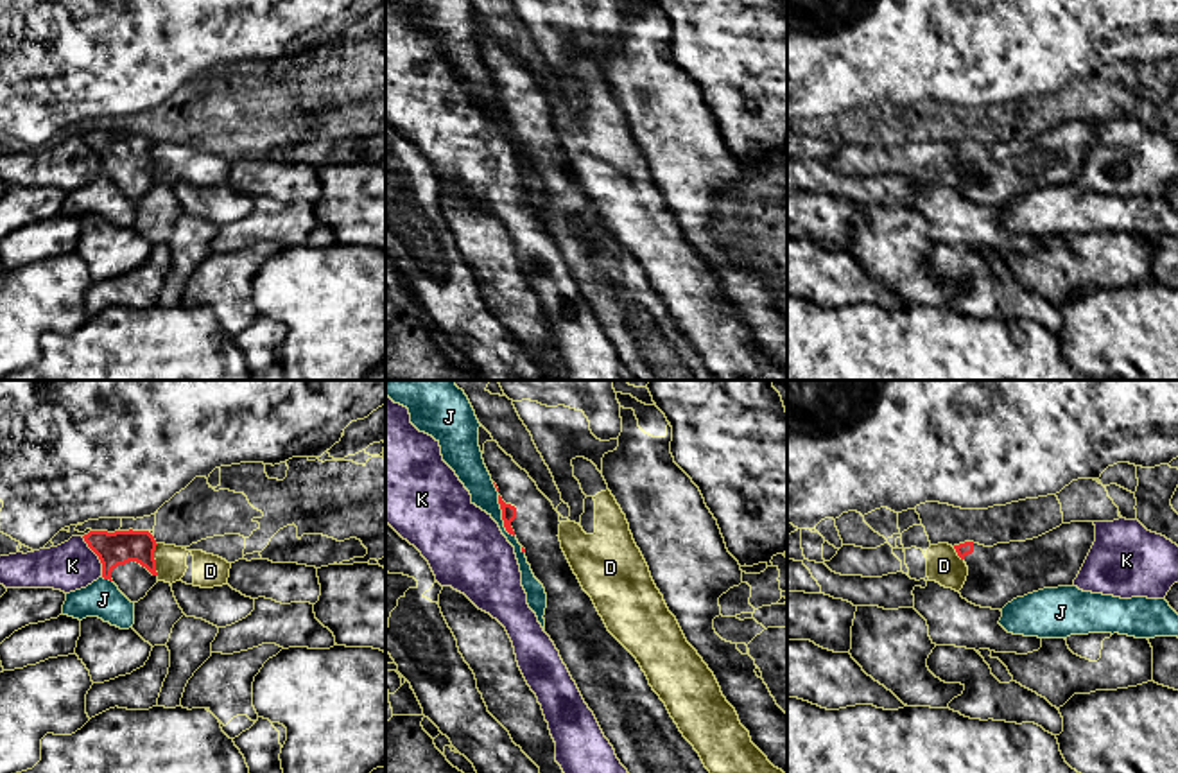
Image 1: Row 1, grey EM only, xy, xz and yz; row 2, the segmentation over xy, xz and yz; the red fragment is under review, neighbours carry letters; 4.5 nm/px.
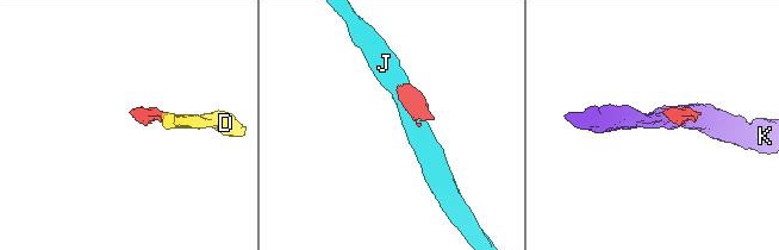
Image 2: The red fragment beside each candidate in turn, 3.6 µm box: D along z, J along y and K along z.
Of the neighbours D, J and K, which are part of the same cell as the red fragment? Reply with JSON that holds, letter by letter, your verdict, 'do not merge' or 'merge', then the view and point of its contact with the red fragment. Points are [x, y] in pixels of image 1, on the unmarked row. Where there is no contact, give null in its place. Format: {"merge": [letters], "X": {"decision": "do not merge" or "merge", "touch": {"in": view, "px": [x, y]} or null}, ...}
{"merge": [], "D": {"decision": "do not merge", "touch": {"in": "xy", "px": [155, 158]}}, "J": {"decision": "do not merge", "touch": {"in": "xz", "px": [502, 115]}}, "K": {"decision": "do not merge", "touch": {"in": "xy", "px": [97, 153]}}}

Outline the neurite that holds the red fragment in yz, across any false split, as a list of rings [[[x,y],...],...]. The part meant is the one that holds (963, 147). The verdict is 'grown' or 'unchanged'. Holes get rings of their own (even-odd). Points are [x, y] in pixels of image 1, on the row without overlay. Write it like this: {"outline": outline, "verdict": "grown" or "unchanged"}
{"outline": [[[1070,120],[1026,140],[997,142],[993,145],[974,140],[954,143],[957,154],[968,165],[968,174],[959,192],[975,204],[1002,208],[1013,197],[1044,187],[1074,185],[1074,178],[1094,140],[1094,120]]], "verdict": "grown"}

